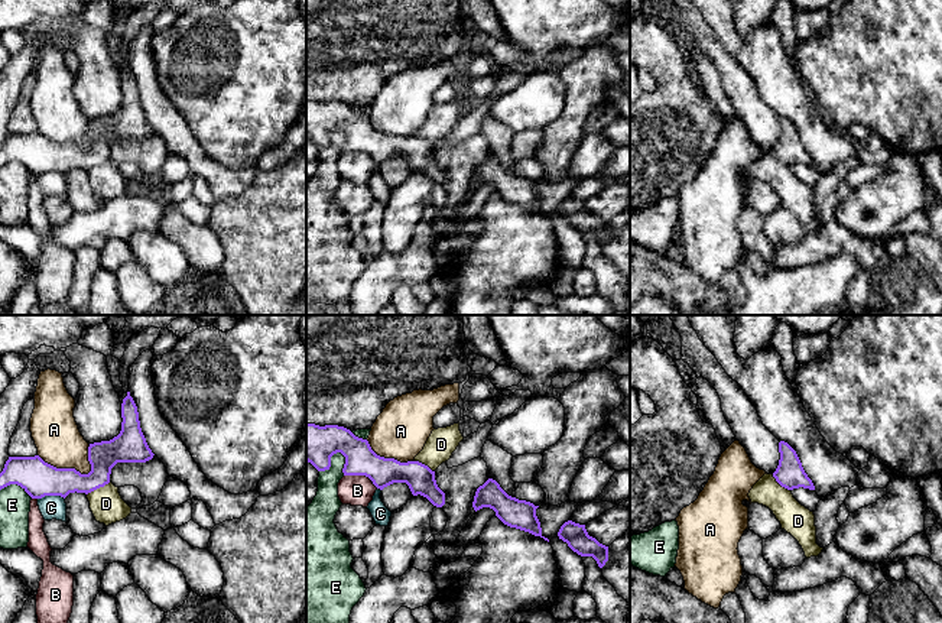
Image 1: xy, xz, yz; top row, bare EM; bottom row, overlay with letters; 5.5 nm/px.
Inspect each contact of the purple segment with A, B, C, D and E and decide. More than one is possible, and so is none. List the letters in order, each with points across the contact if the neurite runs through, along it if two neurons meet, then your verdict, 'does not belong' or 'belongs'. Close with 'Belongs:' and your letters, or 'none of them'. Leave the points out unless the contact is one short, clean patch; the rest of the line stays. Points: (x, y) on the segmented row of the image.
A: does not belong
B: along xz (344, 474), (364, 474), (377, 487) | does not belong
C: along xy (64, 497), (42, 496), (38, 499) | does not belong
D: along xy (110, 482), (87, 495) | does not belong
E: does not belong
Belongs: none of them

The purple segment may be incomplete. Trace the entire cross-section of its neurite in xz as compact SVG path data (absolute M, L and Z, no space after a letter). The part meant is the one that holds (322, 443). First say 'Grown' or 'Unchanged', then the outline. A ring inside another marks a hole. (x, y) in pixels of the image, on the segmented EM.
Unchanged. M306 424L306 461L318 471L329 470L331 457L341 452L345 457L342 468L344 476L366 476L373 484L383 490L393 483L406 483L413 496L426 497L433 506L442 507L445 504L445 493L438 487L435 471L419 461L400 463L394 458L384 458L377 455L367 439L355 437L350 429L338 425L319 426Z

